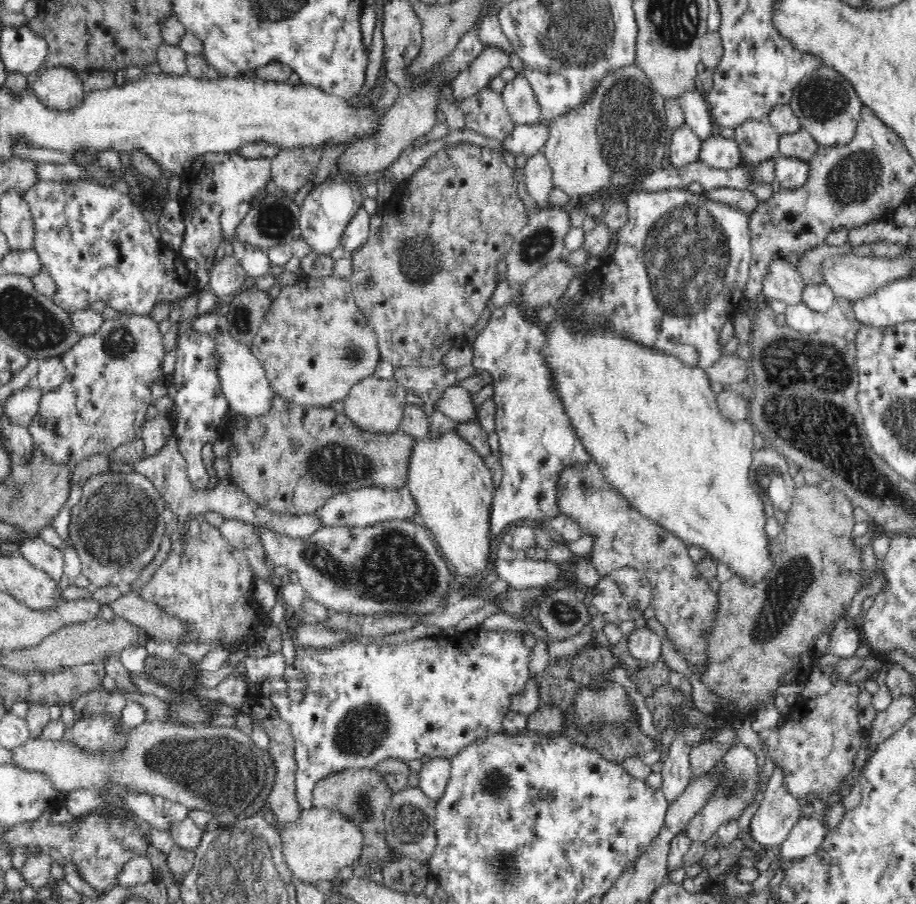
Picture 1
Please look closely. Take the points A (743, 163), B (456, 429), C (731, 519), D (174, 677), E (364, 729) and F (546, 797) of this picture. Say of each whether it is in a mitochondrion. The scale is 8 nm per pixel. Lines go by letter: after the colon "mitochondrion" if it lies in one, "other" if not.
A: other
B: other
C: other
D: mitochondrion
E: mitochondrion
F: other

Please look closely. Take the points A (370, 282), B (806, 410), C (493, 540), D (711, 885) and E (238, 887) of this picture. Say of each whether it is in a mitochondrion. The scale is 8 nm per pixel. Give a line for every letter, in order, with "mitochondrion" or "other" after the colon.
A: mitochondrion
B: mitochondrion
C: other
D: other
E: mitochondrion

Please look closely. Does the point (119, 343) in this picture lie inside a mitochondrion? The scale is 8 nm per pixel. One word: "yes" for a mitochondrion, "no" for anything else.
yes

